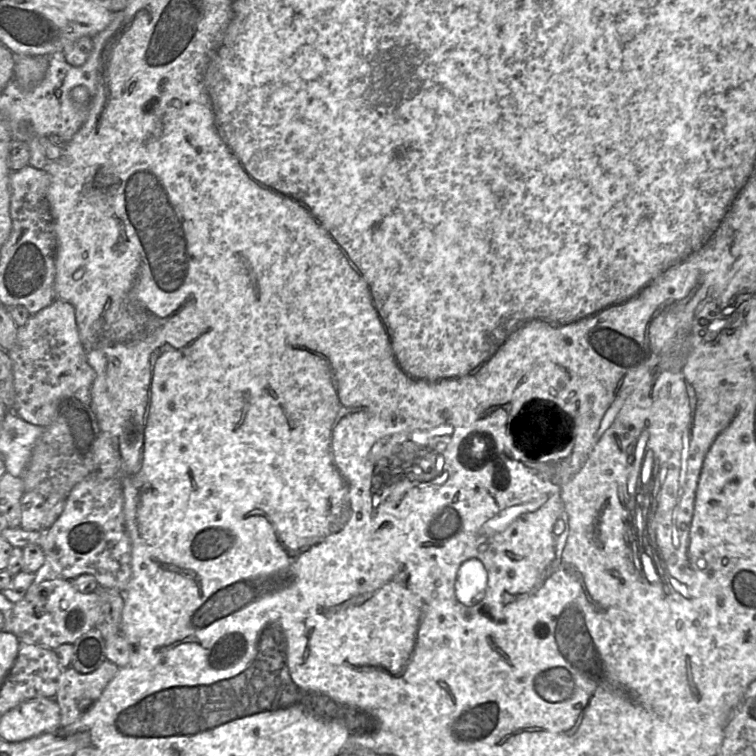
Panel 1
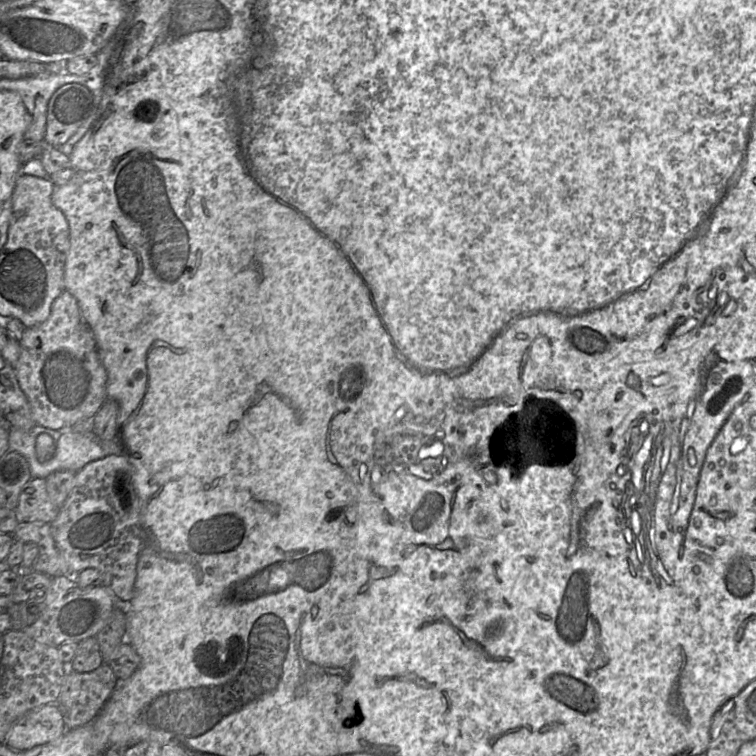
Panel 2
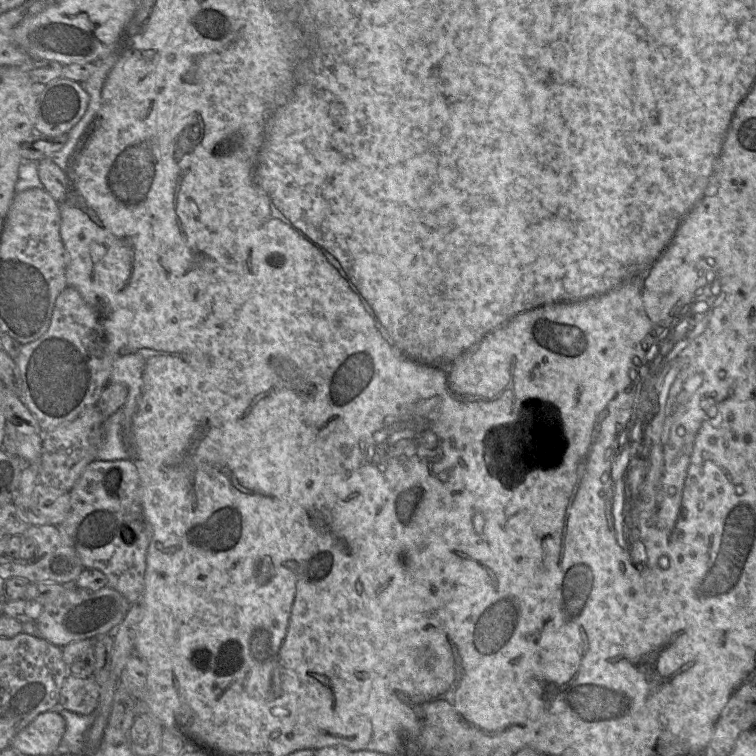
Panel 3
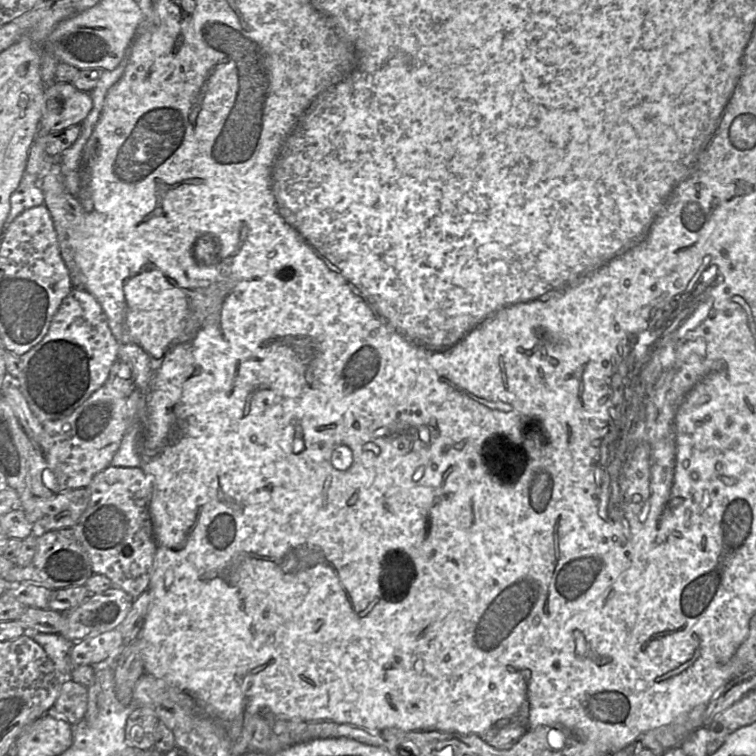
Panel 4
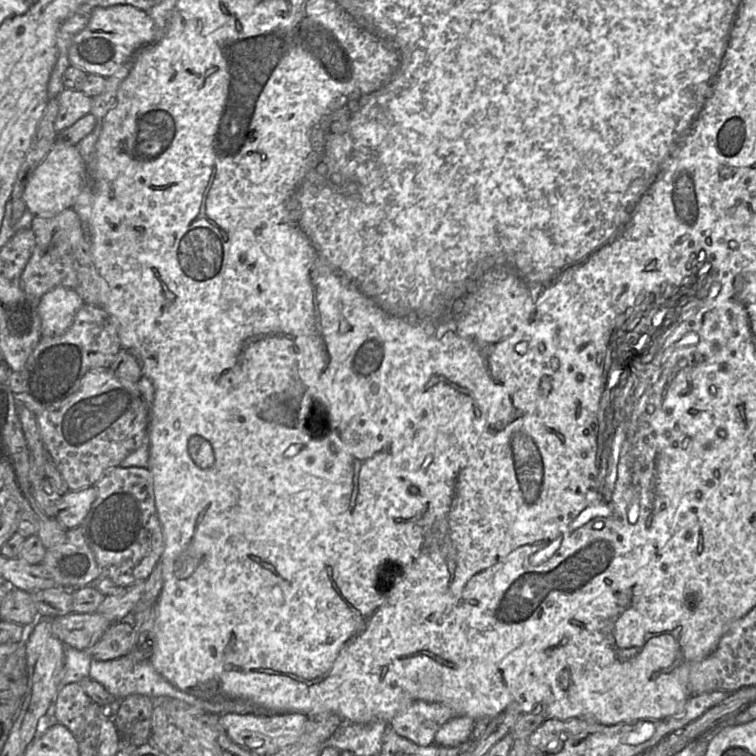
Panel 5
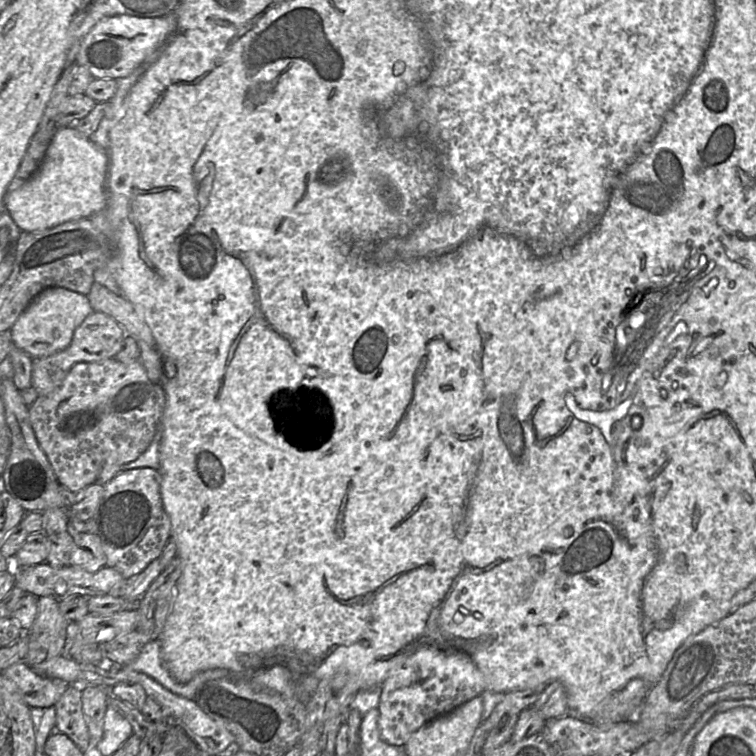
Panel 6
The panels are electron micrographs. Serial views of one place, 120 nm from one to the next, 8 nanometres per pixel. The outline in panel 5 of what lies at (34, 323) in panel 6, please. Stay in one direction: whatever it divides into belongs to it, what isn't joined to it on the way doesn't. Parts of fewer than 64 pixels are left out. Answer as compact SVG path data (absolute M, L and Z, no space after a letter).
M55 287L47 291L38 303L42 337L64 334L83 304L82 298L72 288Z

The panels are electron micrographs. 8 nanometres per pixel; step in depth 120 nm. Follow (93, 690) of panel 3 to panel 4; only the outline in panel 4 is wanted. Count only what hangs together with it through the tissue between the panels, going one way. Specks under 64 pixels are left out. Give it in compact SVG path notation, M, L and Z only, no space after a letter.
M67 679L62 683L54 706L48 710L47 714L61 717L74 725L84 718L87 702L88 687Z

